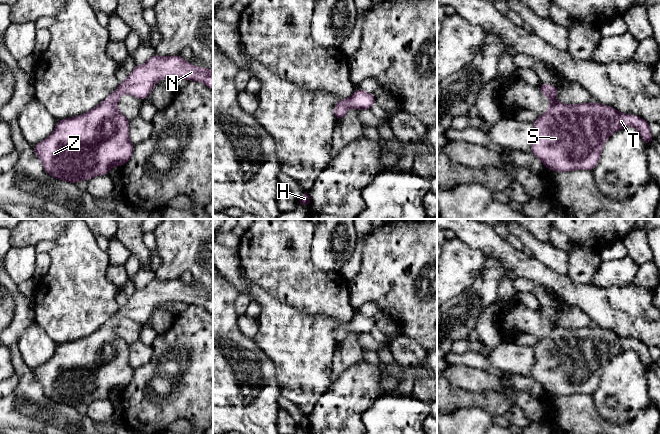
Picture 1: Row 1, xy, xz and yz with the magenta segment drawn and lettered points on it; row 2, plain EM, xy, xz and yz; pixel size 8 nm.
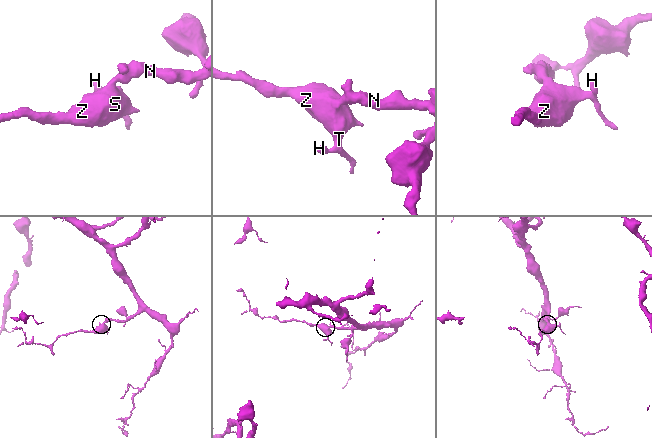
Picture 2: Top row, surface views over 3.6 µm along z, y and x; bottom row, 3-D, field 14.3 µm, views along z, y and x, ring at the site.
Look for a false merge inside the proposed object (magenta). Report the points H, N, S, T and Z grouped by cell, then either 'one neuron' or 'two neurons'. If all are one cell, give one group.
groups H N S T Z; one neuron

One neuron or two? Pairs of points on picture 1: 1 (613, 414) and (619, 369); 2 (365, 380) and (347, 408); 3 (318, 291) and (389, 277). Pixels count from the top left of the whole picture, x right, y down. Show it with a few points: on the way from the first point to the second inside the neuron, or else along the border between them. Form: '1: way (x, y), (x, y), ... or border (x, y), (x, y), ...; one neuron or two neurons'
1: way (621, 403), (621, 380); one neuron
2: way (358, 387), (347, 398), (347, 401); one neuron
3: border (348, 281), (349, 301), (353, 308); two neurons

